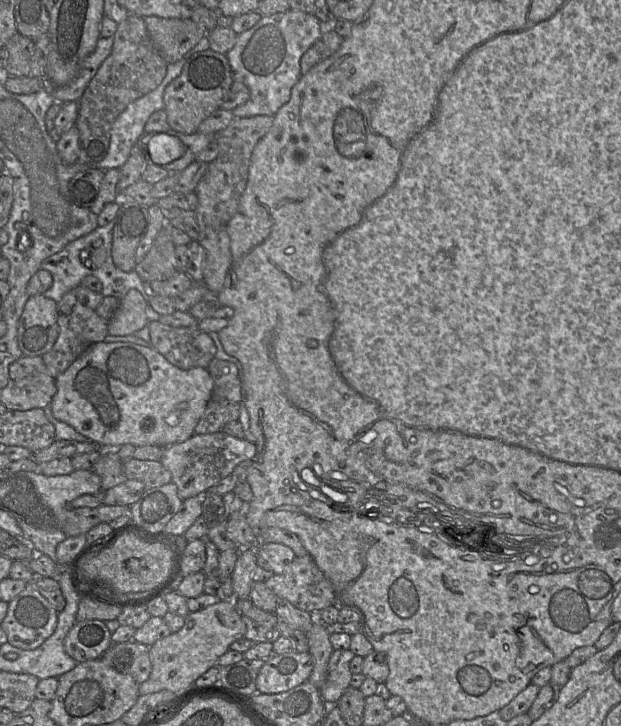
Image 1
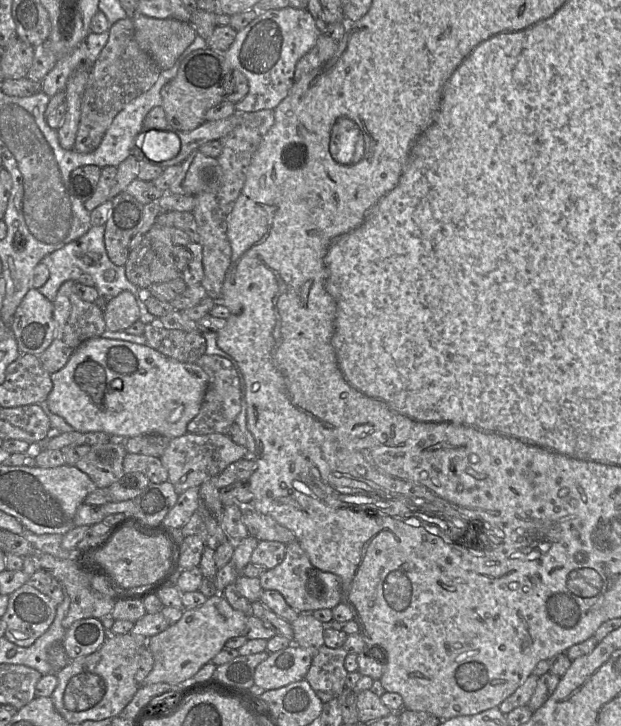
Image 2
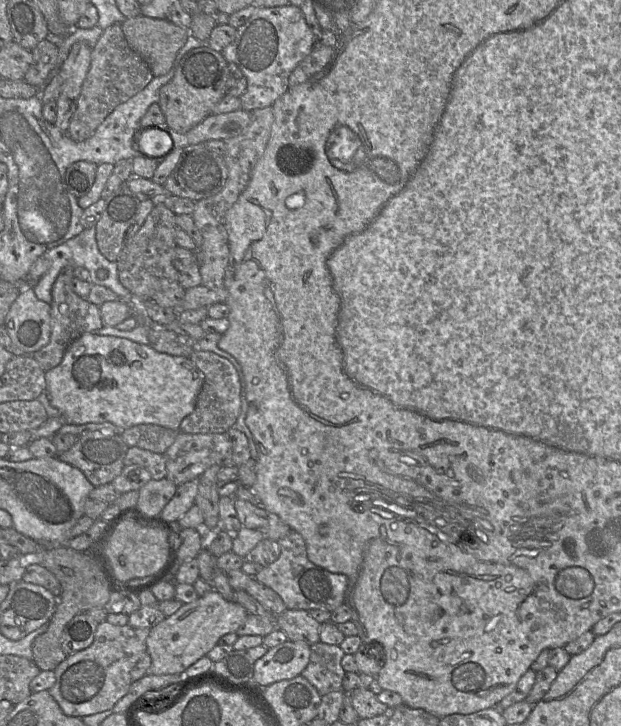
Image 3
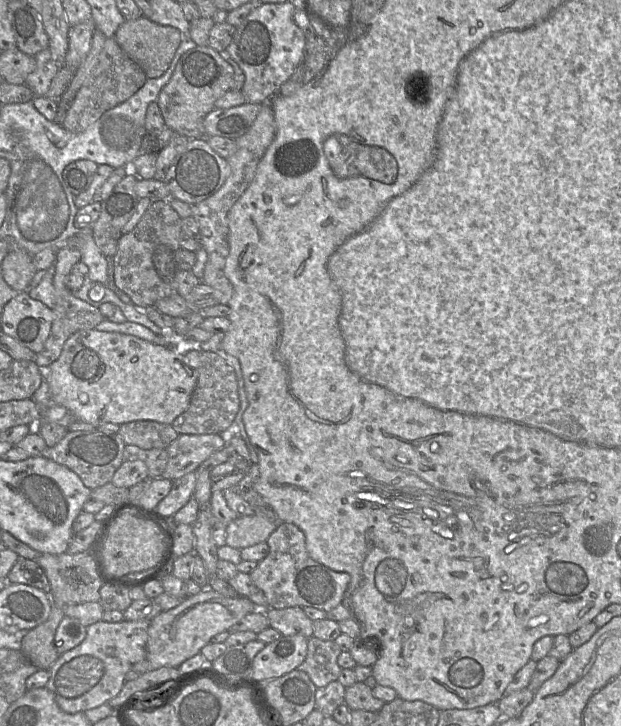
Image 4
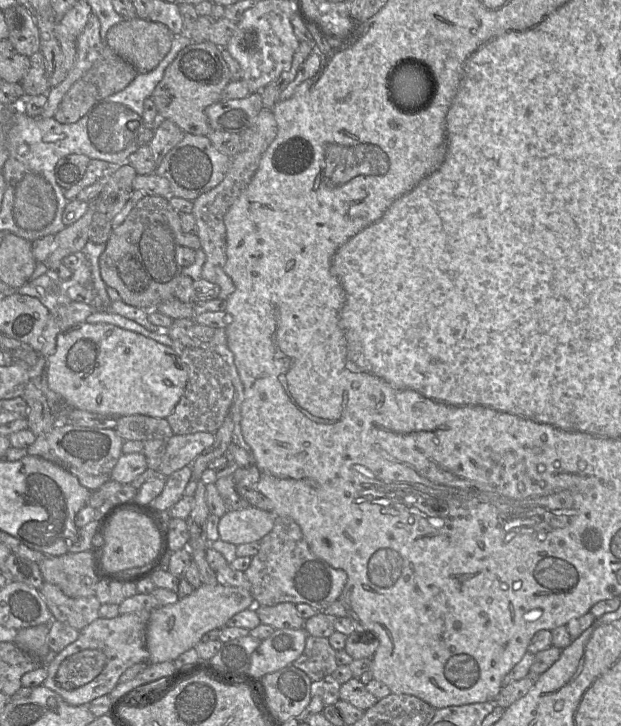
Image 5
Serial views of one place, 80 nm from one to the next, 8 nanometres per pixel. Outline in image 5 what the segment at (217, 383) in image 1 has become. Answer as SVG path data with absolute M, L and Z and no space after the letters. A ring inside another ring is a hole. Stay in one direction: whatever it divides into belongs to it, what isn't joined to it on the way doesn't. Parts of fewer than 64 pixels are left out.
M185 347L179 357L187 366L188 380L182 397L166 419L175 435L215 433L229 415L235 398L228 365L216 352L202 348Z

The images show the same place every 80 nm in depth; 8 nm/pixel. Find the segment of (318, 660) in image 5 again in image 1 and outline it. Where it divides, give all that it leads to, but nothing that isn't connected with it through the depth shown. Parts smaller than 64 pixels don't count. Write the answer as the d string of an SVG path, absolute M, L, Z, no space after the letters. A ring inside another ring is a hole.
M350 649L333 650L328 662L326 680L319 689L326 705L336 705L343 692L350 686L352 673L349 663L354 656L355 653Z

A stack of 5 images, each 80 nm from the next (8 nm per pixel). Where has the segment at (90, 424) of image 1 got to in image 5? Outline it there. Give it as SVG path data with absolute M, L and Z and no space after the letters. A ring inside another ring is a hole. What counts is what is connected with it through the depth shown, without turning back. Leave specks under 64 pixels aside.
M86 321L59 334L56 341L55 352L47 358L47 382L53 395L54 410L56 406L59 406L64 407L64 409L79 409L111 418L140 414L154 418L166 419L173 412L175 406L182 397L187 380L187 366L182 362L179 355L173 348L136 332L129 331L109 323L89 323Z

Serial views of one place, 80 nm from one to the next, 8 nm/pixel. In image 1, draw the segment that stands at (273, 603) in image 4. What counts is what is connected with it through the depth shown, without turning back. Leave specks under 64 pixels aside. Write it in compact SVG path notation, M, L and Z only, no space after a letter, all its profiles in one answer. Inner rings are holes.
M310 555L295 557L281 574L273 574L265 585L276 597L311 614L335 605L333 586Z

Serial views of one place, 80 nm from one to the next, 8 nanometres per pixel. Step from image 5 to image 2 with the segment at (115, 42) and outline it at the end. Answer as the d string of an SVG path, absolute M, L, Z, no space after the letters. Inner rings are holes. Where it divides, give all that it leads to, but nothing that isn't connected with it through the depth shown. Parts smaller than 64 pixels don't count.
M144 15L131 19L139 47L153 58L162 71L173 67L177 58L197 37L190 22Z

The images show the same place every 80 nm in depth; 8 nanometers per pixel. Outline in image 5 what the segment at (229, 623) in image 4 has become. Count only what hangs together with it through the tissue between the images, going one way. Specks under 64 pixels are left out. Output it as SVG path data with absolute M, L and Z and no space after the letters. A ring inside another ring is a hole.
M202 584L174 604L159 606L151 611L146 628L148 662L173 662L184 652L195 648L205 633L223 628L235 614L254 606L255 601L249 590L225 584Z

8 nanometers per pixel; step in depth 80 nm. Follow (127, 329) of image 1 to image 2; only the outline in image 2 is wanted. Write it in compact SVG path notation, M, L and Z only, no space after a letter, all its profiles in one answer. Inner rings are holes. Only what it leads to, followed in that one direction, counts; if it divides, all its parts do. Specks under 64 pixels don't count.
M128 291L109 299L103 310L106 329L112 332L125 331L141 317L136 297Z

